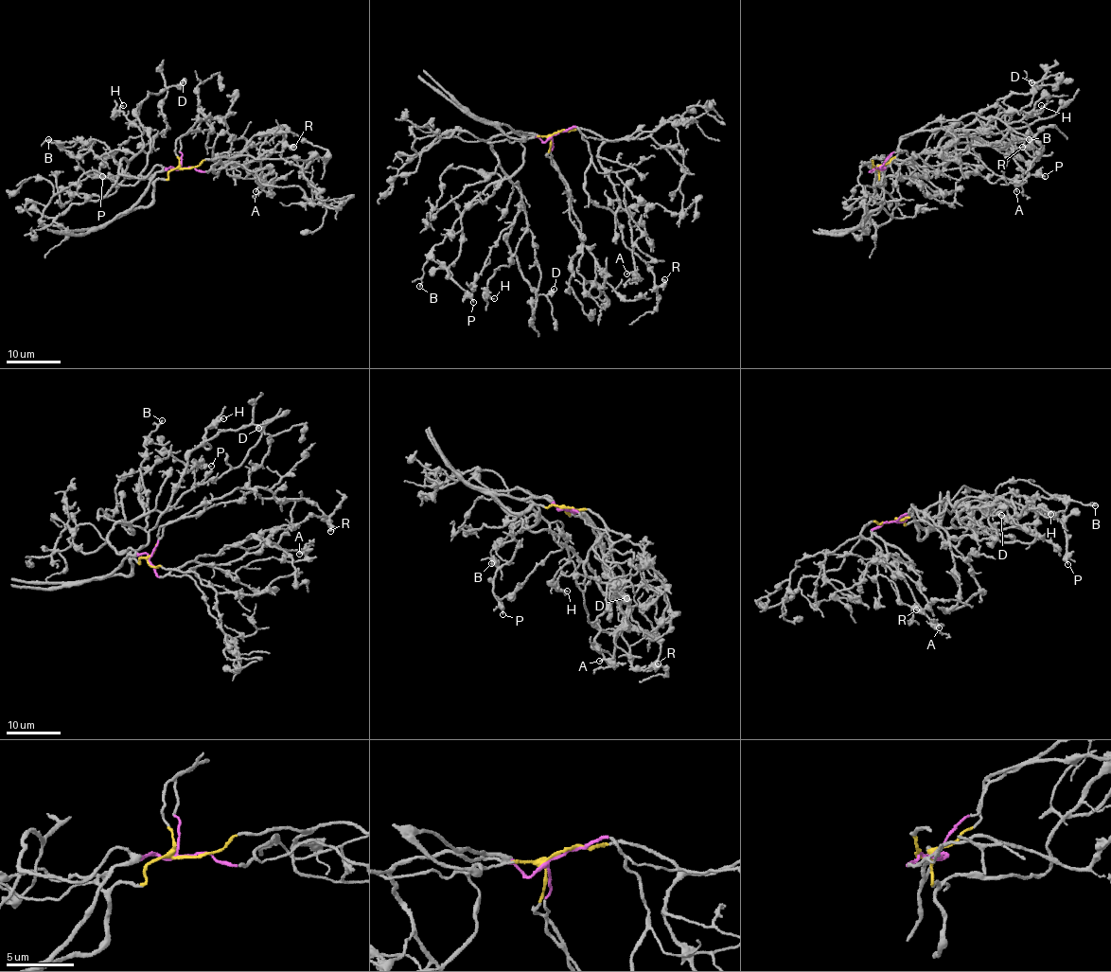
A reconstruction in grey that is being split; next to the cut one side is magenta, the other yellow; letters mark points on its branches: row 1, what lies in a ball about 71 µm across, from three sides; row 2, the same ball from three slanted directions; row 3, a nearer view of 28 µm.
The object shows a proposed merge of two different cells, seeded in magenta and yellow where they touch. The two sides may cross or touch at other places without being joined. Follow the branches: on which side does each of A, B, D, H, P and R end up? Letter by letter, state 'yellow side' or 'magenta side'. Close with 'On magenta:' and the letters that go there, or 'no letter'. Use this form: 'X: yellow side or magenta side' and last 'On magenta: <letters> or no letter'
A: yellow side
B: yellow side
D: yellow side
H: yellow side
P: magenta side
R: magenta side
On magenta: P, R

